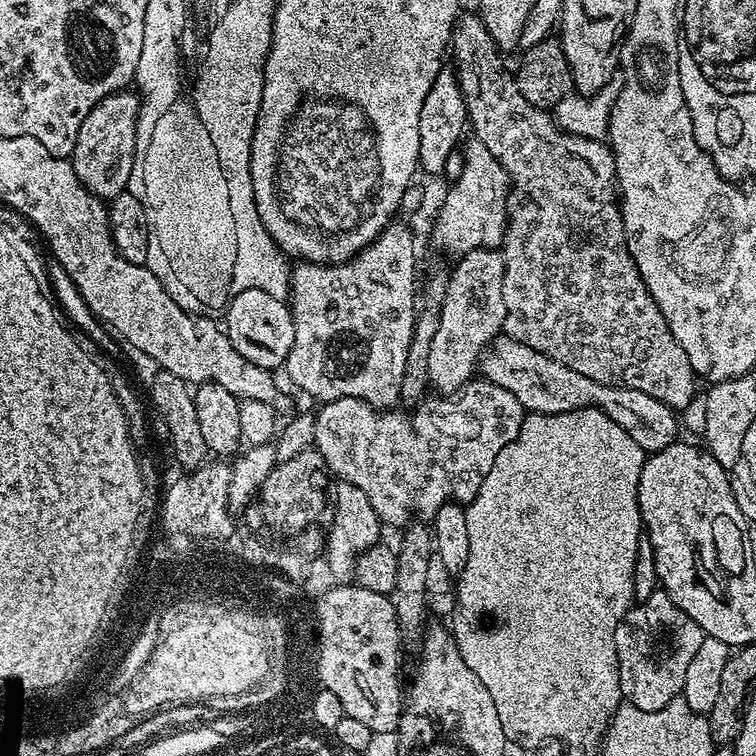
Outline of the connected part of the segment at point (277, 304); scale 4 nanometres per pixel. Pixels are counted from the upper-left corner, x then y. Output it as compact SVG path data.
M242 290L229 300L226 315L228 337L242 358L269 370L283 369L287 365L290 346L294 346L294 318L285 301L274 298L274 294L266 294L266 290Z

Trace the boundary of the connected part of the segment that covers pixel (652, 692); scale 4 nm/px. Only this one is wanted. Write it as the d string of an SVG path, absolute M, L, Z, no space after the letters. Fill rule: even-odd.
M663 590L652 592L650 598L639 601L625 614L624 621L616 627L614 634L621 697L627 703L635 704L637 708L647 712L662 710L662 706L666 706L681 695L686 682L686 670L689 669L690 662L693 661L694 654L697 653L704 638L704 632L699 628L698 623L679 609Z

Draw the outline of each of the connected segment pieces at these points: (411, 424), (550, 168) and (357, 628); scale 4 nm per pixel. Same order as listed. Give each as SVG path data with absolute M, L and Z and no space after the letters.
M483 378L469 380L454 396L429 395L410 415L404 410L373 408L358 398L338 398L317 408L320 409L314 412L314 448L325 460L329 473L364 491L381 525L389 524L397 530L413 519L412 512L420 518L431 518L444 504L471 504L486 474L490 474L490 466L497 464L505 449L518 438L526 415L510 390Z
M461 11L452 23L452 39L450 41L450 60L454 65L457 80L461 86L462 98L465 99L468 121L475 139L481 140L489 148L489 156L496 156L508 176L508 225L504 228L502 251L504 254L504 277L502 278L502 298L506 302L506 318L503 331L510 338L570 366L570 370L578 370L578 374L586 374L586 378L594 378L594 382L603 384L623 384L625 388L642 390L642 394L650 394L650 398L658 398L673 410L683 410L693 403L698 385L698 377L690 366L690 360L682 351L682 346L670 334L670 326L666 318L662 318L662 310L654 302L648 287L638 274L638 266L628 249L628 239L624 233L623 215L620 213L618 185L616 183L616 163L611 147L603 139L595 140L588 136L578 136L562 129L545 109L538 108L522 98L522 90L518 90L515 75L504 65L501 49L490 38L486 26L475 11Z
M345 588L329 592L320 602L320 624L323 632L323 652L321 652L321 672L331 693L342 702L345 716L358 718L365 726L370 726L373 734L395 733L400 724L402 703L400 704L400 640L402 633L395 607L389 597L374 594L365 588Z

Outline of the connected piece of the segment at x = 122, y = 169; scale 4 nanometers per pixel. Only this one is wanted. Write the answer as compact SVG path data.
M135 91L115 92L102 98L98 106L86 114L86 122L82 122L76 135L70 157L74 174L78 174L86 190L105 202L111 202L118 193L127 189L130 170L134 166L139 113L140 96Z

